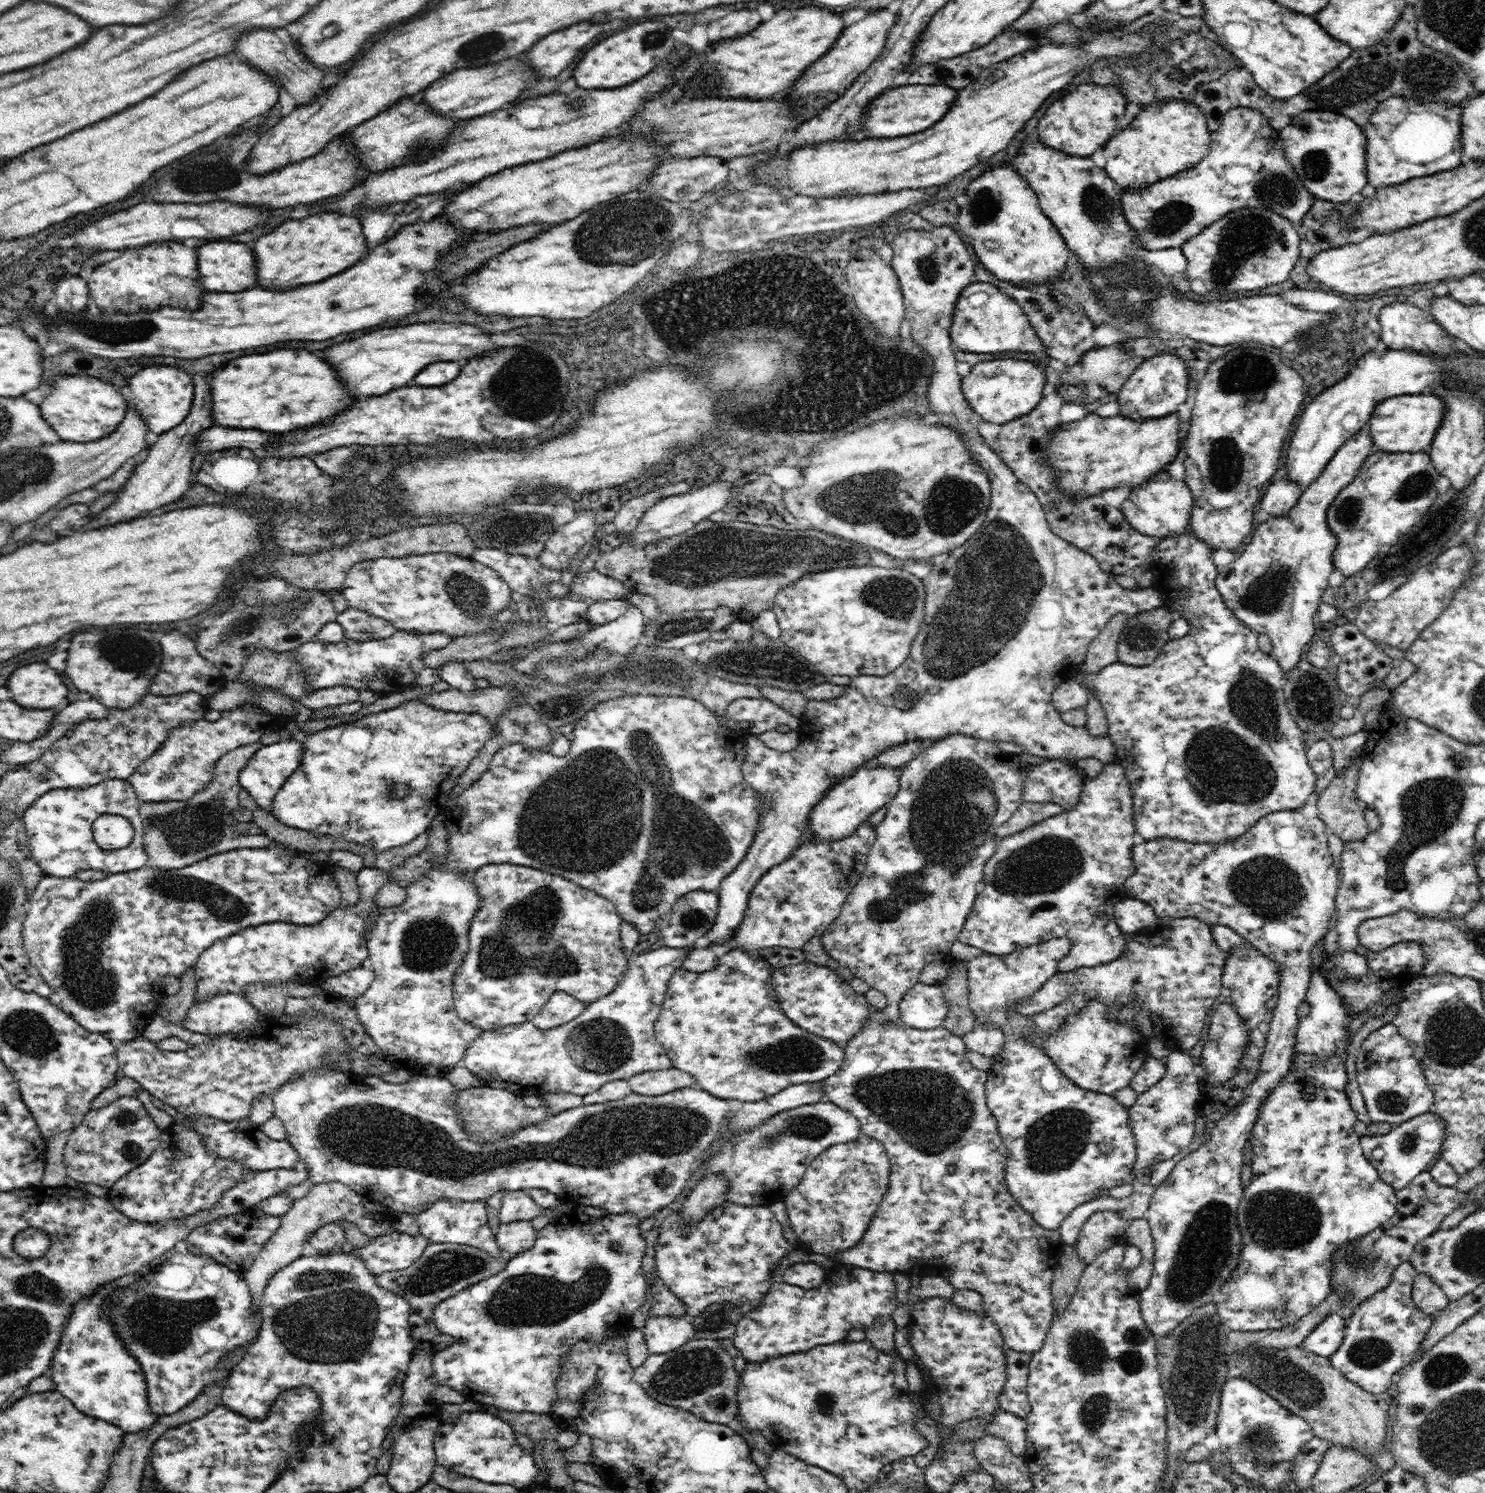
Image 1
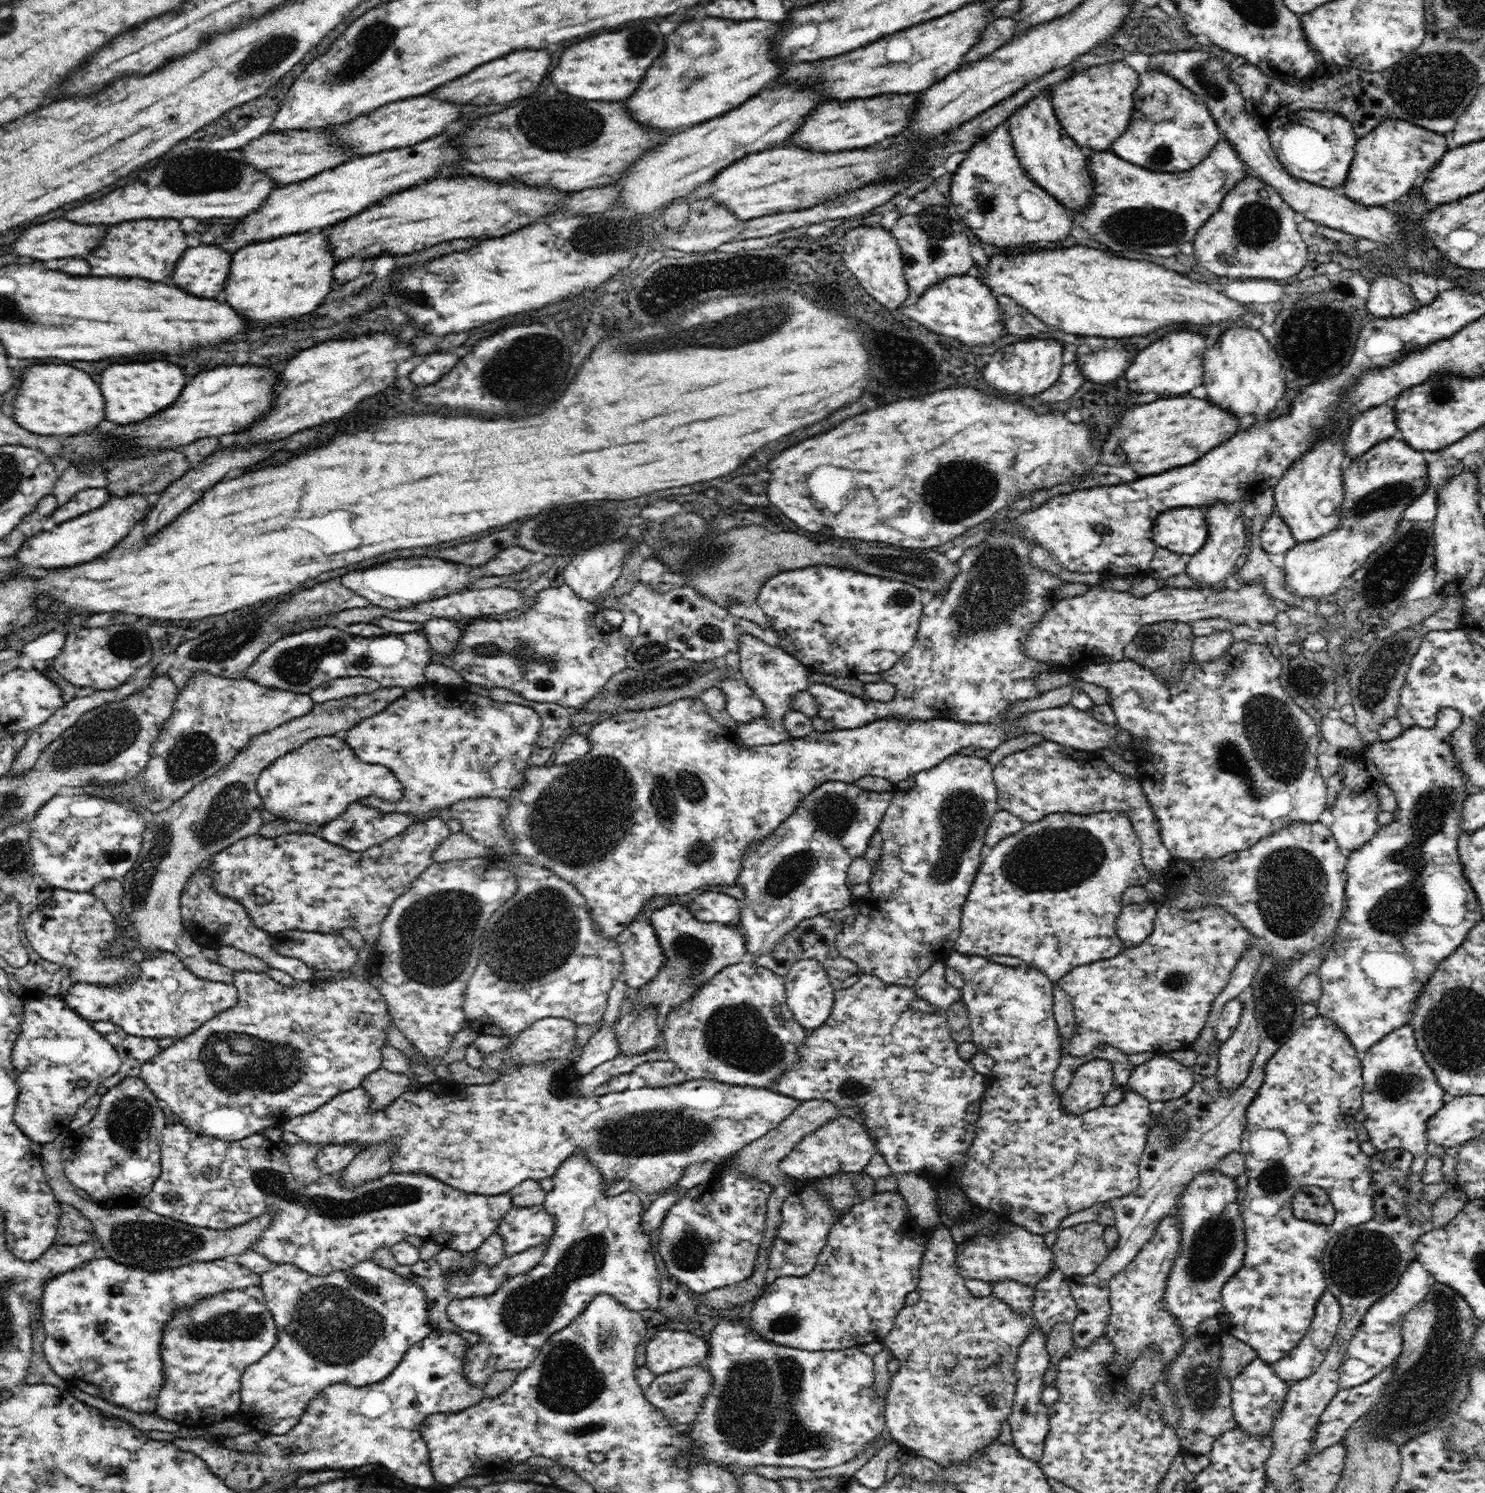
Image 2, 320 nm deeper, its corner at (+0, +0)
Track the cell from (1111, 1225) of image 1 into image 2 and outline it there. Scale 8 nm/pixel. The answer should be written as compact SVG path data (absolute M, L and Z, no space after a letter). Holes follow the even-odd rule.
M1098 1221L1080 1223L1059 1230L1052 1246L1055 1266L1066 1277L1091 1275L1110 1252L1102 1234L1104 1226Z

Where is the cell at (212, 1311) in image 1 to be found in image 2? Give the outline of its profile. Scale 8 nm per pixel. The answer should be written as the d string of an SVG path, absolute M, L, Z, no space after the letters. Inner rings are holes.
M252 1286L242 1290L228 1290L220 1292L220 1294L216 1294L216 1296L208 1296L208 1298L200 1300L200 1302L196 1302L196 1304L194 1304L194 1306L190 1306L188 1310L178 1310L178 1312L174 1312L172 1320L168 1320L168 1323L166 1323L163 1330L160 1355L162 1355L162 1367L164 1367L164 1386L160 1388L155 1414L160 1415L162 1418L166 1418L166 1420L174 1420L181 1425L190 1426L191 1433L193 1433L194 1427L203 1428L203 1426L210 1426L215 1423L222 1422L227 1418L232 1418L232 1416L238 1413L238 1408L240 1406L240 1388L243 1372L246 1370L246 1367L249 1367L257 1360L260 1360L260 1358L262 1358L265 1354L268 1354L270 1349L274 1348L276 1340L278 1340L276 1325L272 1318L272 1313L270 1313L266 1306L263 1290L260 1286Z

